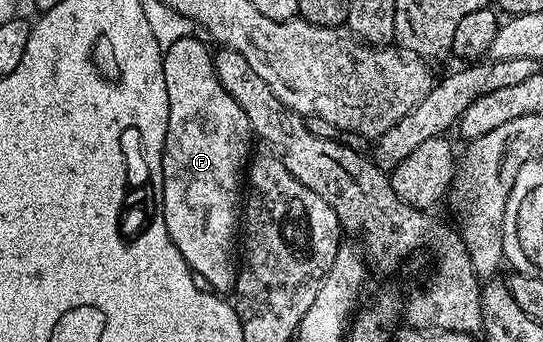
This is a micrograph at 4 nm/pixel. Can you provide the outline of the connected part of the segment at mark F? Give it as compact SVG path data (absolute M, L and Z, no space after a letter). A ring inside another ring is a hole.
M199 36L183 37L178 39L178 43L170 43L168 49L163 50L164 62L162 63L162 75L166 79L166 99L170 103L170 115L168 116L168 126L166 127L166 139L164 140L164 158L162 159L162 199L164 200L164 218L166 219L166 231L178 247L182 259L192 268L193 274L211 292L221 295L228 295L235 290L236 274L238 272L238 226L242 221L242 190L246 185L246 166L250 160L250 154L253 152L252 141L254 134L250 127L250 119L246 119L246 111L234 103L230 91L222 87L218 75L214 71L213 50L207 49L198 39Z

